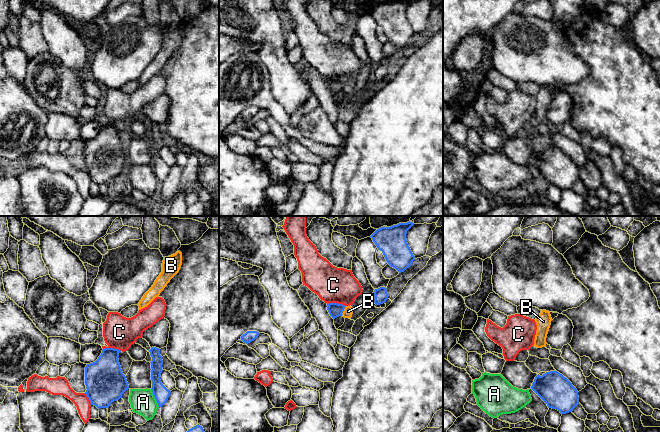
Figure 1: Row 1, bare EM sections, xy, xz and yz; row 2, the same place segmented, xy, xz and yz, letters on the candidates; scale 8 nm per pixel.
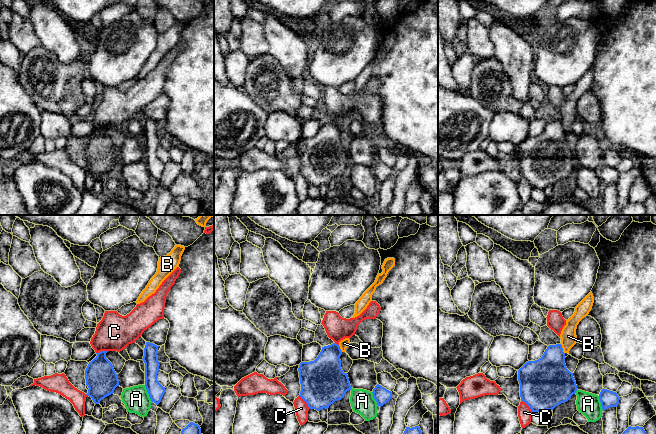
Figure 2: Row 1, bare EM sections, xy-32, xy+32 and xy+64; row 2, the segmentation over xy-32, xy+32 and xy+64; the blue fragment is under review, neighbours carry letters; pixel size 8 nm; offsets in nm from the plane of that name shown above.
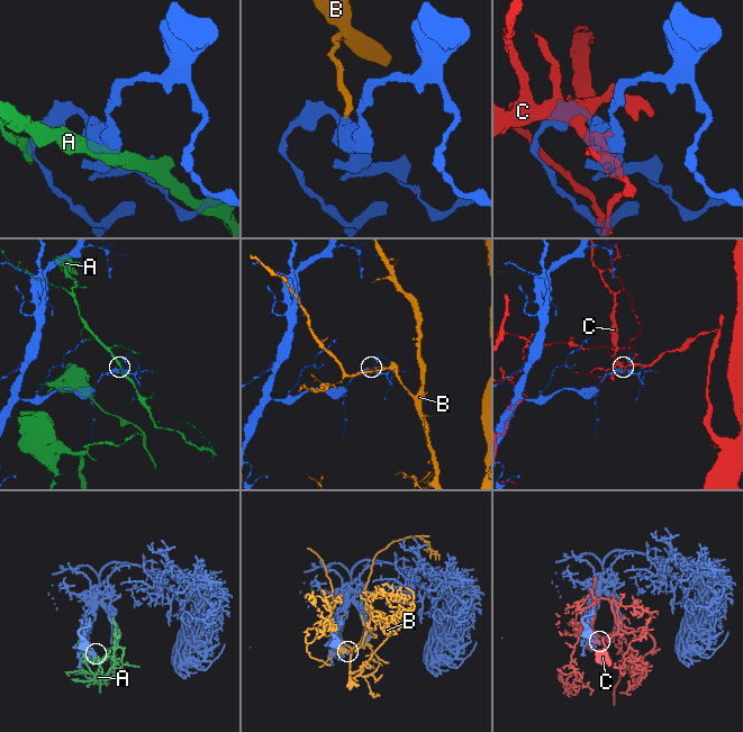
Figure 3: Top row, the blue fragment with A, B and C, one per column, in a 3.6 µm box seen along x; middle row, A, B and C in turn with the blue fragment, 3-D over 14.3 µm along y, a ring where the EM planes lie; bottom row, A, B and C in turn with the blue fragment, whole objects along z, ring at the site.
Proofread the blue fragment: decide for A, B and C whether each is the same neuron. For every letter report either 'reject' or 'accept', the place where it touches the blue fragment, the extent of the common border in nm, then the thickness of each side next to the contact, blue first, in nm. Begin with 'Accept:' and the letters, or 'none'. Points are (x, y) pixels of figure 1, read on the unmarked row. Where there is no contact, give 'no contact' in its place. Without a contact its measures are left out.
Accept: none
A: reject; meets blue in xy at (154, 172); contact 170 nm long; 120 nm thick on the blue side, 200 nm on the other
B: reject; meets blue in xz at (343, 86); contact 90 nm long; 120 nm thick on the blue side, 80 nm on the other
C: reject; meets blue in xz at (336, 79); contact 150 nm long; 120 nm thick on the blue side, 280 nm on the other

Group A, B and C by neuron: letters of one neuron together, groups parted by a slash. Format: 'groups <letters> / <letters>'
groups A / B / C

